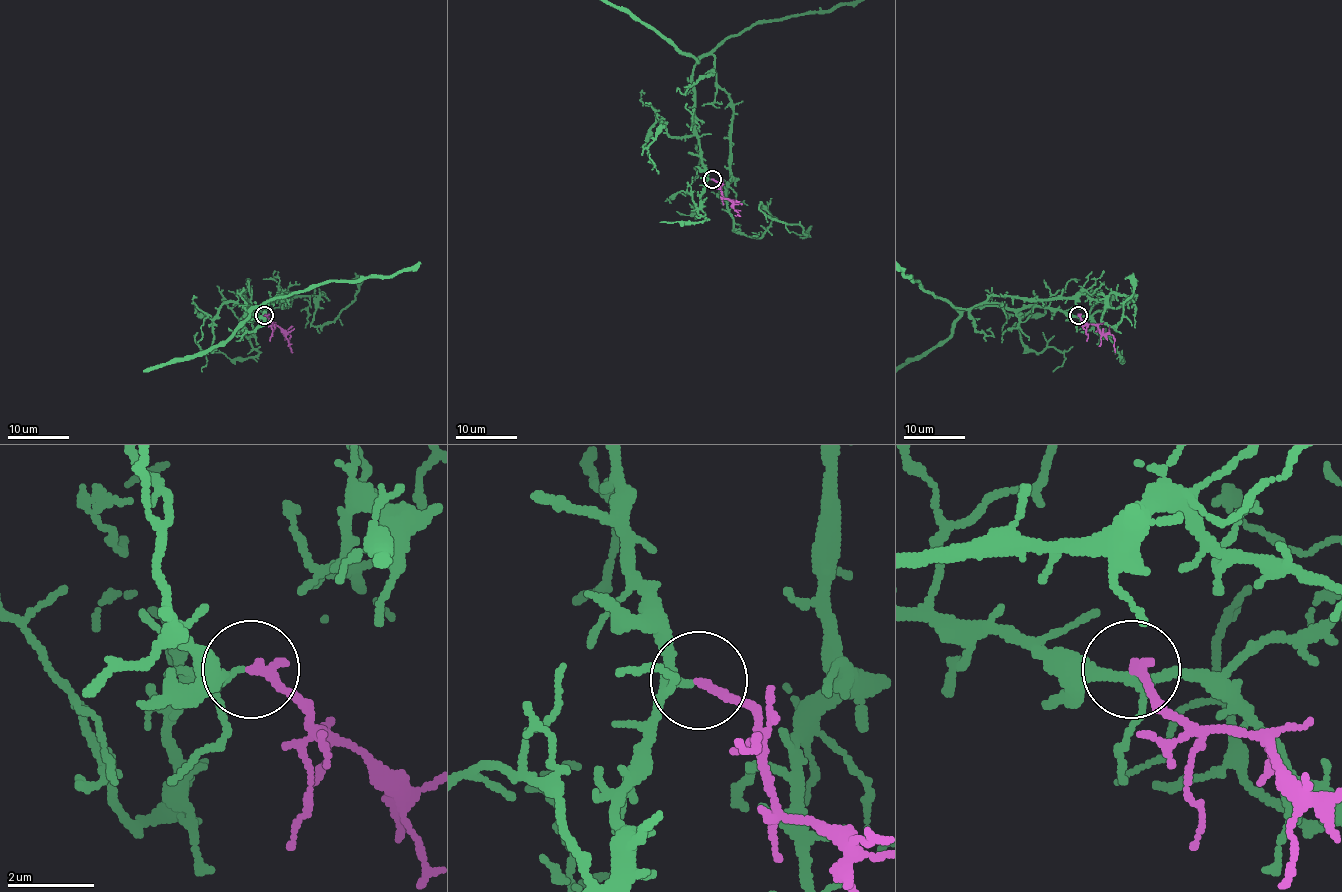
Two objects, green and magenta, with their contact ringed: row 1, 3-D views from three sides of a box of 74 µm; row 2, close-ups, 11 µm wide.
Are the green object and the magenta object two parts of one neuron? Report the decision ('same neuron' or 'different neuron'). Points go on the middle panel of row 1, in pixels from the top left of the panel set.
same neuron

